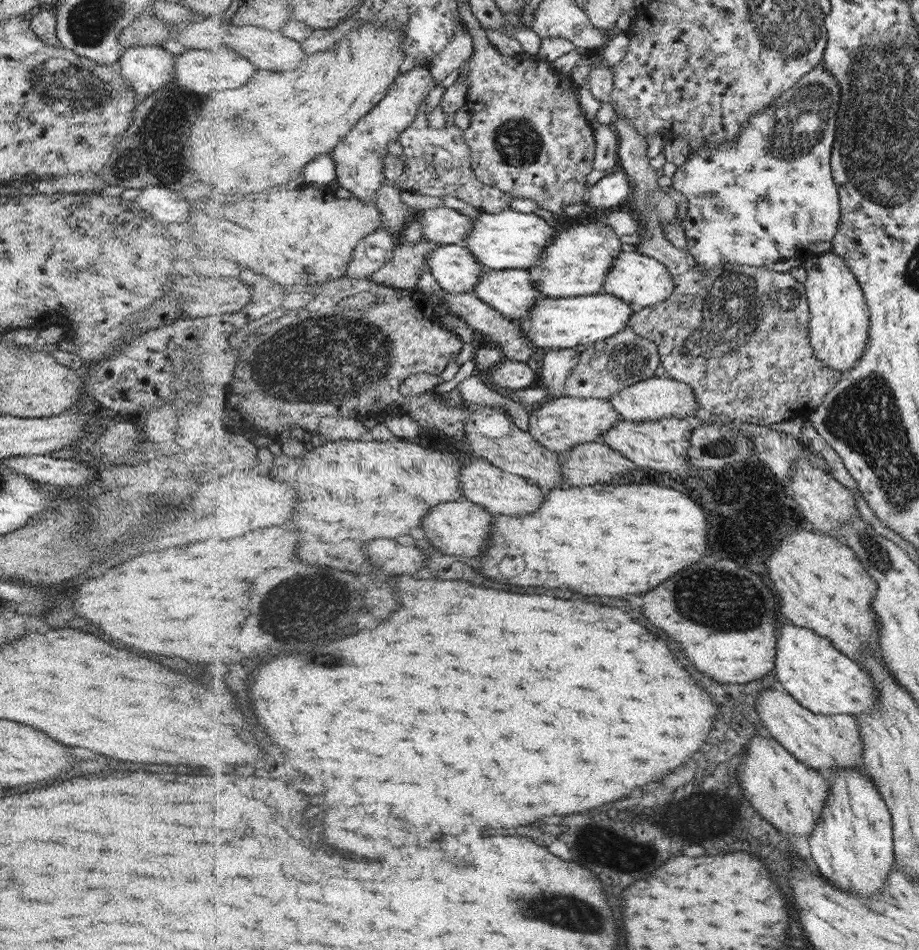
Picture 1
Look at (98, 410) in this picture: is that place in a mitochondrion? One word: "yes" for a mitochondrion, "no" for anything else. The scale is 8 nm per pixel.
no

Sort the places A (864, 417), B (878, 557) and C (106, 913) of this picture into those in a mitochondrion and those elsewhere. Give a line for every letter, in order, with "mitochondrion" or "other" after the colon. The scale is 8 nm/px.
A: mitochondrion
B: mitochondrion
C: other

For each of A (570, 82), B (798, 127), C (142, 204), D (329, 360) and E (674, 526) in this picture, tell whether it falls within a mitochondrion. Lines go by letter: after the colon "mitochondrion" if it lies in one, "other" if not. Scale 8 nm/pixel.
A: other
B: mitochondrion
C: other
D: mitochondrion
E: other

